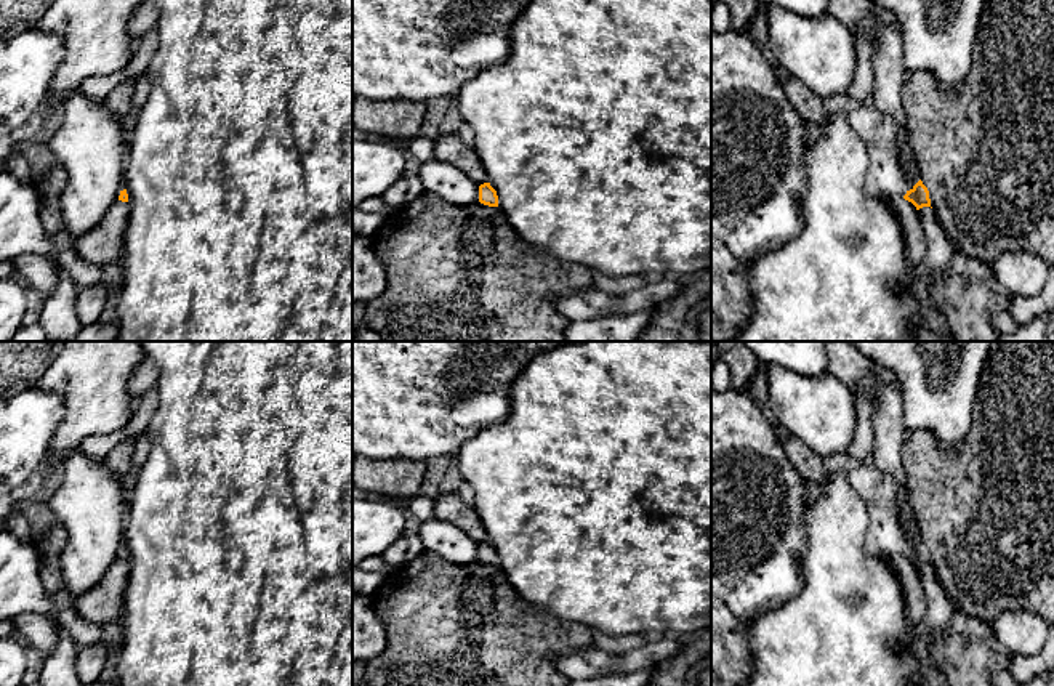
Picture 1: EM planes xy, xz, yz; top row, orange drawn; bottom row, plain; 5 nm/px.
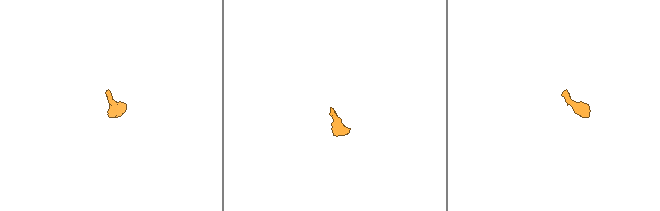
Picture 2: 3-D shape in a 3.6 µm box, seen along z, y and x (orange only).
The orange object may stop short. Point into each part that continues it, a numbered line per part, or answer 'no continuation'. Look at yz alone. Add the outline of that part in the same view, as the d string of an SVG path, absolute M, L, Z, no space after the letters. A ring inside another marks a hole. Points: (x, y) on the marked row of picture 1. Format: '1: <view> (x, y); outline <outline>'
1: yz (885, 178); outline M847 95L822 98L828 115L844 112L851 128L867 146L868 168L863 191L868 197L903 197L908 183L899 165L895 149L894 117L878 111L875 106L863 106Z

